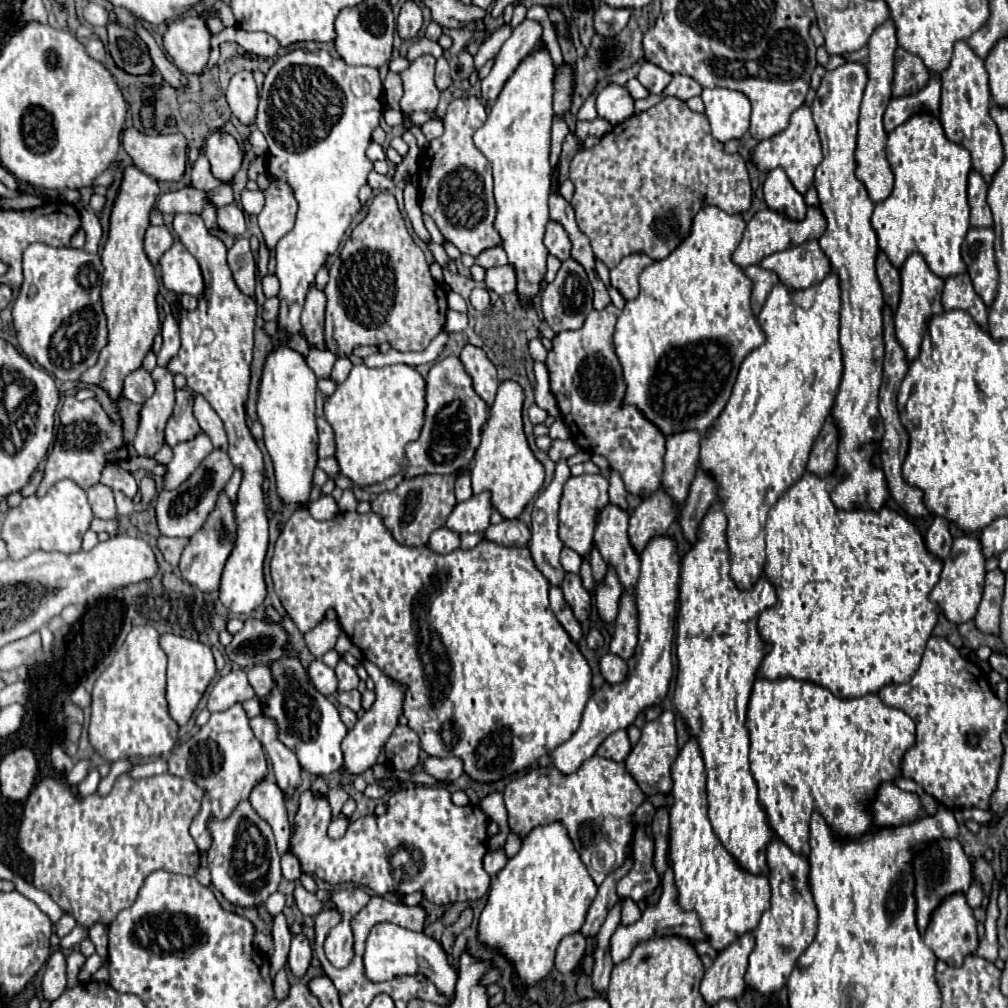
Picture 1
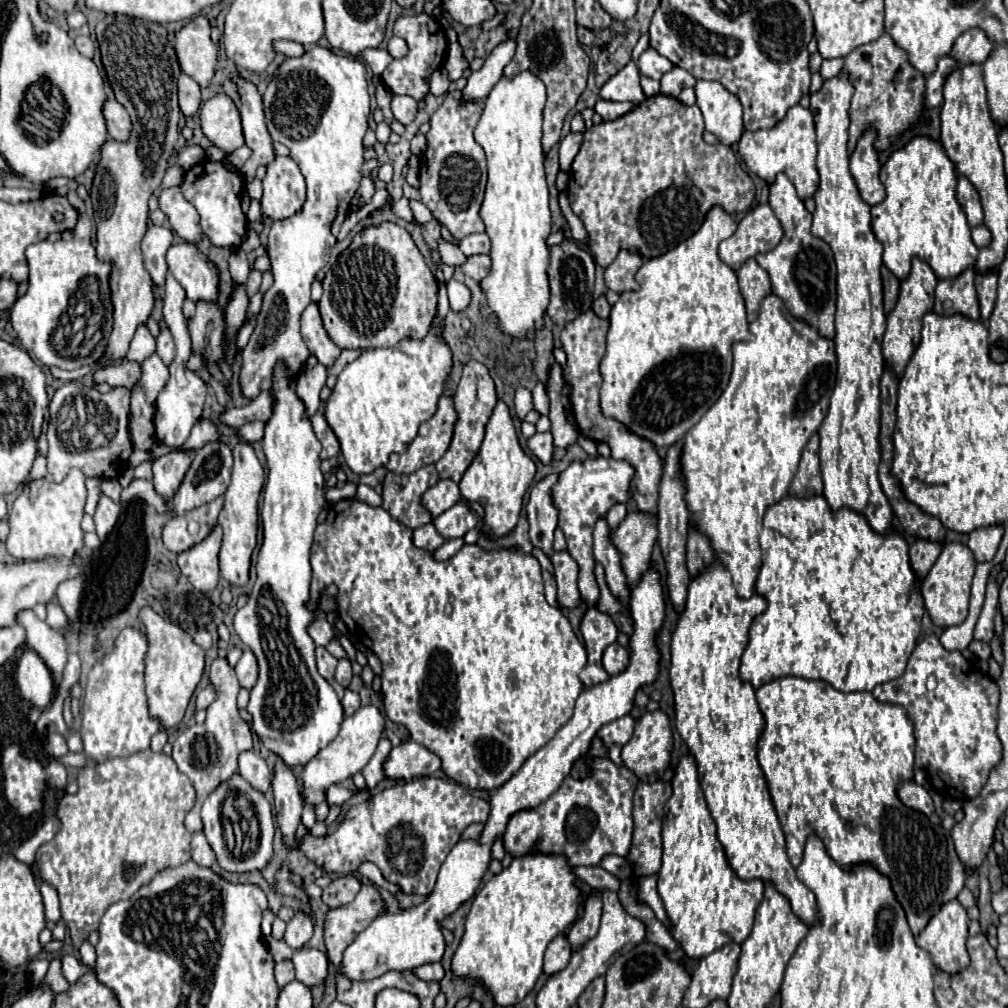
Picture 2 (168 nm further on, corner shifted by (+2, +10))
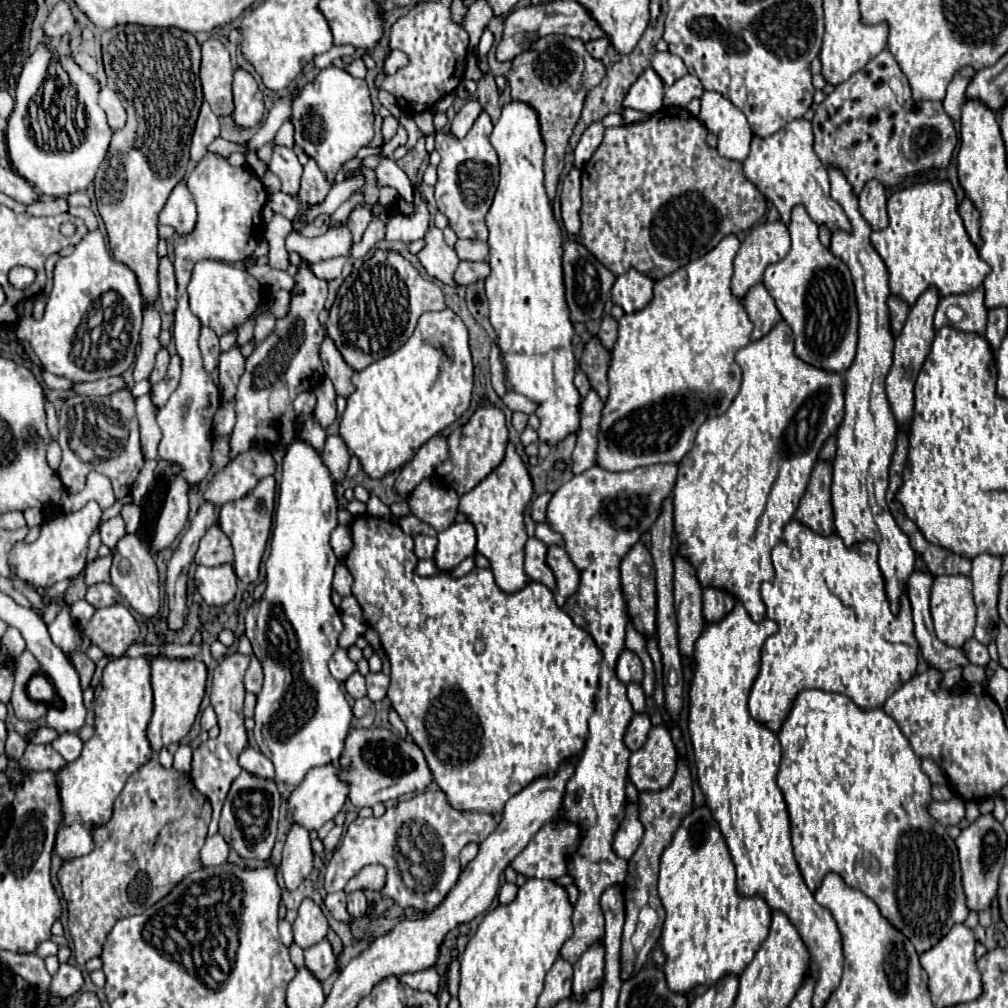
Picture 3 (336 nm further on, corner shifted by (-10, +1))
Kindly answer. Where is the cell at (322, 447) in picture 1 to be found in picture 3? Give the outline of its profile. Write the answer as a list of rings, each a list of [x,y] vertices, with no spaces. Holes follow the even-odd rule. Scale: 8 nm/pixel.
[[[330,435],[330,437],[326,439],[322,457],[324,457],[324,463],[328,465],[332,477],[334,477],[336,481],[342,481],[342,479],[344,479],[344,473],[346,473],[346,469],[348,469],[350,453],[348,453],[348,447],[346,447],[346,443],[342,441],[340,435]]]

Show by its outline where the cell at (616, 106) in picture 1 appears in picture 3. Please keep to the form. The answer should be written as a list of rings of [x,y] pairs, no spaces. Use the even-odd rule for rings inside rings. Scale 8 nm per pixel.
[[[648,67],[630,87],[622,105],[644,113],[656,113],[662,107],[662,99],[664,99],[664,83],[656,75],[656,71]]]

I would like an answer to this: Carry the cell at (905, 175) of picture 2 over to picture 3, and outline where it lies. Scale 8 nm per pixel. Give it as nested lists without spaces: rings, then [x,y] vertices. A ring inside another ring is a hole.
[[[930,179],[896,189],[888,197],[888,217],[888,227],[874,231],[870,241],[890,271],[890,291],[906,303],[912,305],[930,285],[936,285],[944,297],[968,293],[990,273],[990,265],[980,257],[964,229],[956,193],[948,179]]]

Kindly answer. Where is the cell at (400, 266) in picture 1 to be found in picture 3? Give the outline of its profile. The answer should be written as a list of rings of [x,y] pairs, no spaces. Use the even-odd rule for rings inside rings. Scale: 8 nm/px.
[[[380,251],[340,285],[336,301],[330,307],[326,331],[344,361],[354,371],[362,371],[370,363],[400,349],[412,337],[422,313],[442,311],[444,307],[444,293],[438,285],[424,279],[400,253]]]

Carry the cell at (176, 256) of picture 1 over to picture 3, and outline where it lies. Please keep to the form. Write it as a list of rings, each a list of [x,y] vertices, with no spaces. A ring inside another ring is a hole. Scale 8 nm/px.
[[[202,259],[194,265],[188,295],[192,313],[220,337],[242,325],[256,305],[264,301],[264,287],[246,269],[236,269],[234,265],[214,259]]]

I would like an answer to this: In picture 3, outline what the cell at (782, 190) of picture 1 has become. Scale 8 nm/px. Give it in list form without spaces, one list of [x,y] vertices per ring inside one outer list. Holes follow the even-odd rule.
[[[796,205],[792,209],[792,219],[788,223],[788,231],[792,235],[792,249],[782,261],[766,267],[764,285],[770,291],[770,295],[774,297],[782,319],[792,327],[796,355],[820,369],[844,373],[856,355],[856,329],[858,329],[858,311],[856,311],[854,285],[852,285],[850,271],[840,257],[832,255],[830,249],[820,243],[818,225],[810,219],[804,205]]]

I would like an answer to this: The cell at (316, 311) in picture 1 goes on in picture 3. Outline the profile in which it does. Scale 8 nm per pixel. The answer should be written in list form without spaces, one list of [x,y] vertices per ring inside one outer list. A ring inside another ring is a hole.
[[[328,335],[320,343],[320,359],[324,363],[326,377],[332,379],[332,383],[336,387],[336,393],[348,397],[352,393],[352,389],[354,389],[354,385],[350,381],[352,375],[354,375],[354,369],[344,361],[344,357],[340,355],[340,351],[336,349],[334,341]]]

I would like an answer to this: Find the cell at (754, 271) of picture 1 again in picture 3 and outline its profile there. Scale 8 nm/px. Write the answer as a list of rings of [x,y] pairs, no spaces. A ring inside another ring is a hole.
[[[756,283],[746,293],[744,307],[746,307],[750,321],[754,323],[754,333],[752,333],[754,341],[764,337],[776,325],[776,321],[780,321],[780,311],[776,309],[774,299],[768,293],[768,289],[764,287],[764,283]]]

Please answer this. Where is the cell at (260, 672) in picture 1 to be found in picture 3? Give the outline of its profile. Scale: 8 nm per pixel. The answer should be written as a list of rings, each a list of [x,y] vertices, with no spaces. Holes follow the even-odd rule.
[[[252,657],[250,661],[250,667],[246,671],[246,677],[244,677],[244,685],[246,685],[246,691],[250,693],[260,693],[262,689],[262,681],[264,681],[264,673],[262,673],[262,665],[256,657]]]

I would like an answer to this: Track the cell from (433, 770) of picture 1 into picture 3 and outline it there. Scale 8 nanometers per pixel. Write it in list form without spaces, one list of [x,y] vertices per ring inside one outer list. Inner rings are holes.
[[[350,729],[346,747],[340,757],[342,779],[350,783],[348,799],[356,807],[372,807],[378,801],[402,797],[406,793],[422,793],[432,783],[432,771],[422,749],[414,741],[402,741],[388,729]]]

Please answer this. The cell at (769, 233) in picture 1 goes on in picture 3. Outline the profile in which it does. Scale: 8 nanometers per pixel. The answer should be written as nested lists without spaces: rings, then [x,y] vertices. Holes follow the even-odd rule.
[[[782,221],[756,225],[742,241],[734,259],[732,293],[744,297],[746,291],[762,281],[764,267],[780,261],[790,251],[790,233]]]

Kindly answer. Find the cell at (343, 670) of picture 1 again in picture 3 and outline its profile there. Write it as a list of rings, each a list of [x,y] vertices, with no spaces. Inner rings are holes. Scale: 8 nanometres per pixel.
[[[358,671],[352,673],[352,675],[346,679],[344,687],[346,687],[348,695],[354,697],[354,699],[360,699],[360,697],[366,695],[366,683],[364,683],[364,677],[362,677]]]

